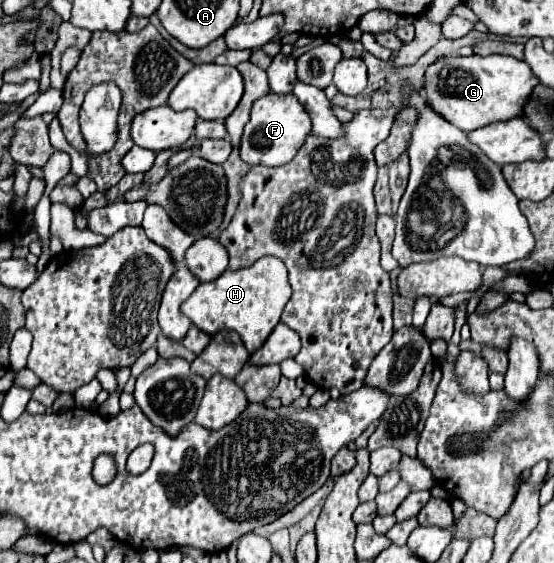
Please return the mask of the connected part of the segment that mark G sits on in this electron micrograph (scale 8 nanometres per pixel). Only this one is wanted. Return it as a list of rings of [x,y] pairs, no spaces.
[[[508,55],[448,57],[428,67],[424,97],[446,121],[456,125],[464,133],[470,133],[496,121],[522,117],[524,105],[536,85],[538,79],[528,63]]]

